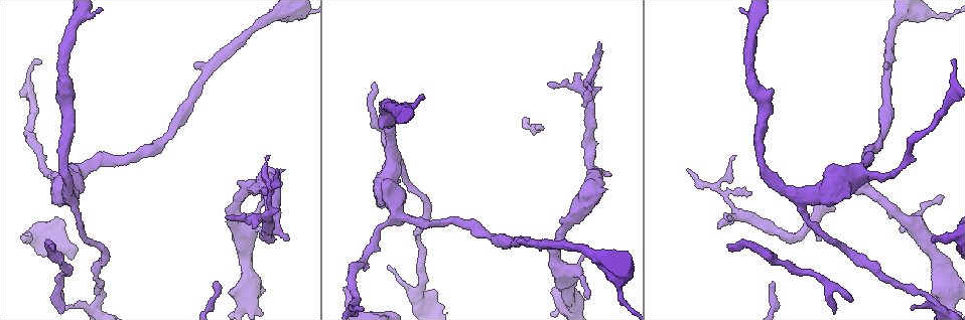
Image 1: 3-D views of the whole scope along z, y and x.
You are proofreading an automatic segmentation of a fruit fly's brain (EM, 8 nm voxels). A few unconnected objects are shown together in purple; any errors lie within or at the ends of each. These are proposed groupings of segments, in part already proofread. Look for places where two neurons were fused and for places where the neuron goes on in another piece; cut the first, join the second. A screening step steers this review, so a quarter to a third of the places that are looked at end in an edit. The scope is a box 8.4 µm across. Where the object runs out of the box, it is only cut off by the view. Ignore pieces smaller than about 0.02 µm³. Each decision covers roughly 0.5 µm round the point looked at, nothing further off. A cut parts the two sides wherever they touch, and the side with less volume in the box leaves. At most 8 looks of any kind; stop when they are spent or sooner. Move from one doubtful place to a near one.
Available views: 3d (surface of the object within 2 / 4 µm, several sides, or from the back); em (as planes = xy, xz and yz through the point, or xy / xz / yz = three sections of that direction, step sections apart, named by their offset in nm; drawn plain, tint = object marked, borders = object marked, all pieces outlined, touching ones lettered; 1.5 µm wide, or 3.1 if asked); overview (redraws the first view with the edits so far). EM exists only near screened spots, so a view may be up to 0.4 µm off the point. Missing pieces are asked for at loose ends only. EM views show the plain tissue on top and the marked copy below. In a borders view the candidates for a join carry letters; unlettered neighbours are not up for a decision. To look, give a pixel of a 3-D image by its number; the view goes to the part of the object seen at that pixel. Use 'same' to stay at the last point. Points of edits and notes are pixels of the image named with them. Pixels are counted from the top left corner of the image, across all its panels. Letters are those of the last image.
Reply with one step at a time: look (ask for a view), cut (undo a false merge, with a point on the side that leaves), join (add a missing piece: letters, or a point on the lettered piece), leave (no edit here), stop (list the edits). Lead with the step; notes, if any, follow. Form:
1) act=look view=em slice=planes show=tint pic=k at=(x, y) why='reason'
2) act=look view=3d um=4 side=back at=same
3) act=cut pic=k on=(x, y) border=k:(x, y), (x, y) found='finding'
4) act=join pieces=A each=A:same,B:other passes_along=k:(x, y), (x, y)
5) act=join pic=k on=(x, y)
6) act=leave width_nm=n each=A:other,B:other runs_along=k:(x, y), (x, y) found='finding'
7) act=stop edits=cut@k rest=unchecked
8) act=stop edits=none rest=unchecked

act=look view=em slice=planes show=borders pic=1 at=(859, 175) why='calibre changes'

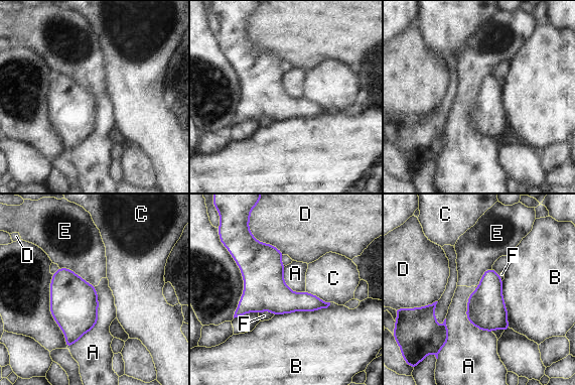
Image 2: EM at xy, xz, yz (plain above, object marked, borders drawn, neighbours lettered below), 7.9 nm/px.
act=leave longest_contact=A:550nm each=A:other,B:other,C:other,D:other,E:other,F:other found='all the same neuron'

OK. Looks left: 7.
act=look view=em slice=yz step=8 show=tint pic=1 at=(345, 290) why='free end'

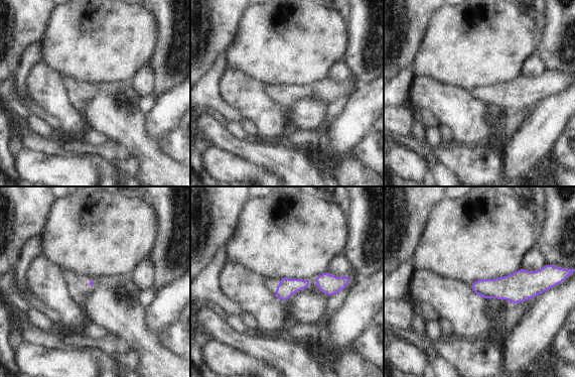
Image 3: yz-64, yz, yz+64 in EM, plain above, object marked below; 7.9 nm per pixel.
act=look view=em slice=planes show=tint at=same

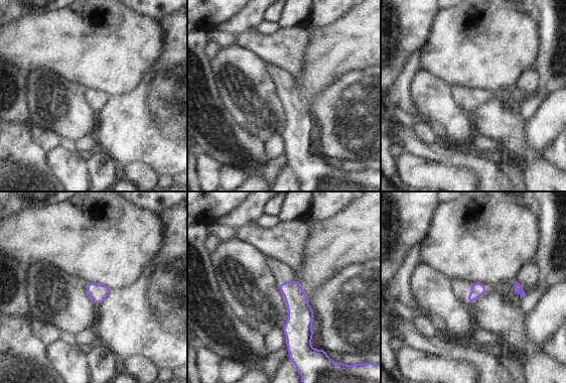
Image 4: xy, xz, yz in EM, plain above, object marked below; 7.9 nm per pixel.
act=look view=em slice=planes show=borders at=same why='see the neighbours'

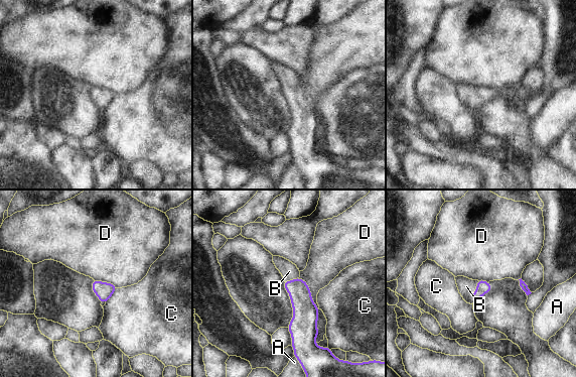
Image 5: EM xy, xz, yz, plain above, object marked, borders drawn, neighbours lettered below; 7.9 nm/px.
act=join pic=5 on=(466, 286) longest_contact=D:300nm each=A:other,B:same,C:other,D:other passes_along=5:(483, 287), (475, 290), (466, 286) found='it goes on there'

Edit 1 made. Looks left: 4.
act=look view=3d um=4 pic=1 at=(375, 82) why='an open end'

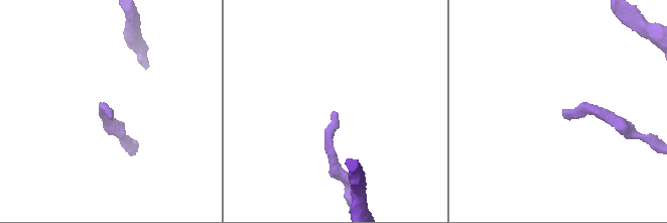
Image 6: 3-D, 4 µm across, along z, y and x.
act=look view=em slice=planes show=borders pic=6 at=(333, 111) why='now the EM'

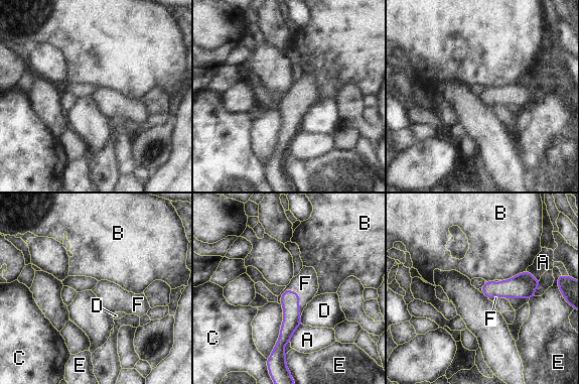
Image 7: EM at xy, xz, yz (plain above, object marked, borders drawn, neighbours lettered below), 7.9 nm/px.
act=join pic=7 on=(305, 283) each=A:other,B:other,C:other,D:other,E:other,F:same passes_along=7:(290, 299), (298, 299), (305, 283) found='the neuron continues'

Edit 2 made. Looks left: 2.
act=stop edits=join@5,join@7 rest=unchecked

